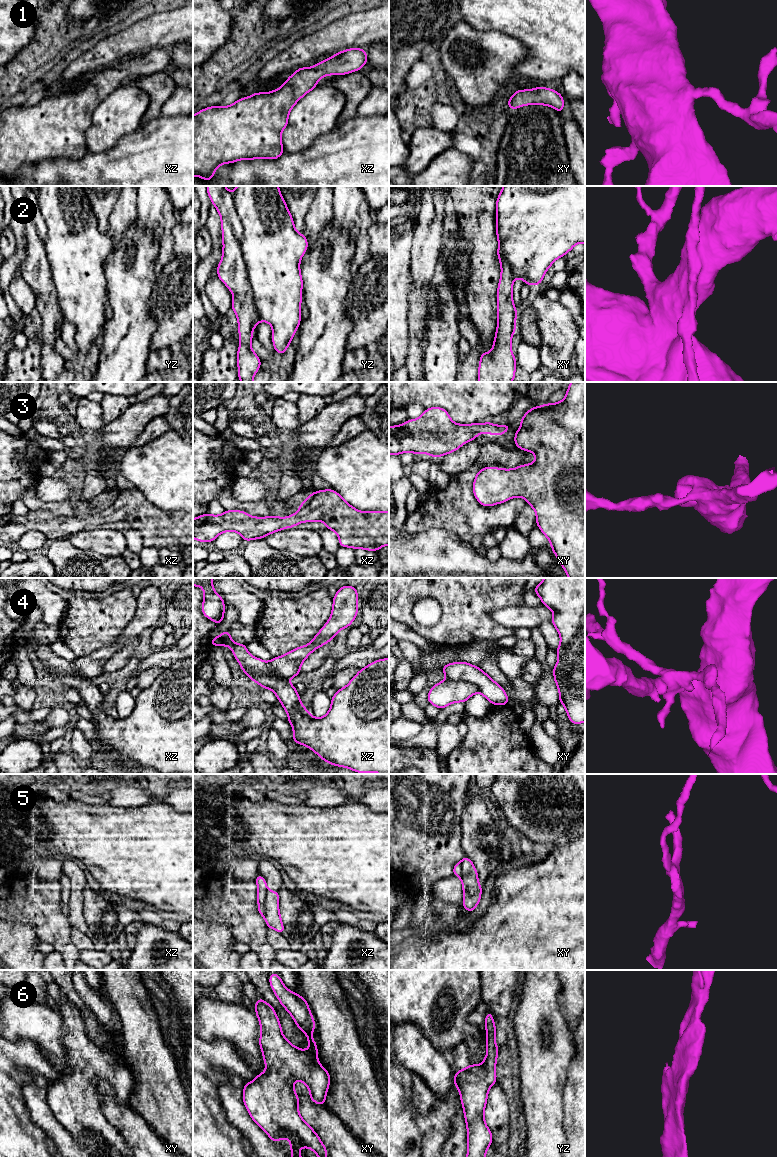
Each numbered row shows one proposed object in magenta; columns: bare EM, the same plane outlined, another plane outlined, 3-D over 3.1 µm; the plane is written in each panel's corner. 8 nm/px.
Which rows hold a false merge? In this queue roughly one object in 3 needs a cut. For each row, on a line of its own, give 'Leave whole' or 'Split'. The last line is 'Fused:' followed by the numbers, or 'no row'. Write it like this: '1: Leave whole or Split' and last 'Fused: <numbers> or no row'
1: Leave whole
2: Split
3: Leave whole
4: Split
5: Split
6: Leave whole
Fused: 2, 4, 5

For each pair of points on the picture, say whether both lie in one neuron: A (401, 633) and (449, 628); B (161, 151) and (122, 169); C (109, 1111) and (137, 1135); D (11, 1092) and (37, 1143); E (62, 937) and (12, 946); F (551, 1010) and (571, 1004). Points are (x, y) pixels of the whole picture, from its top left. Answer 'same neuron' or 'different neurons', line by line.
A: different neurons
B: same neuron
C: same neuron
D: same neuron
E: different neurons
F: different neurons

